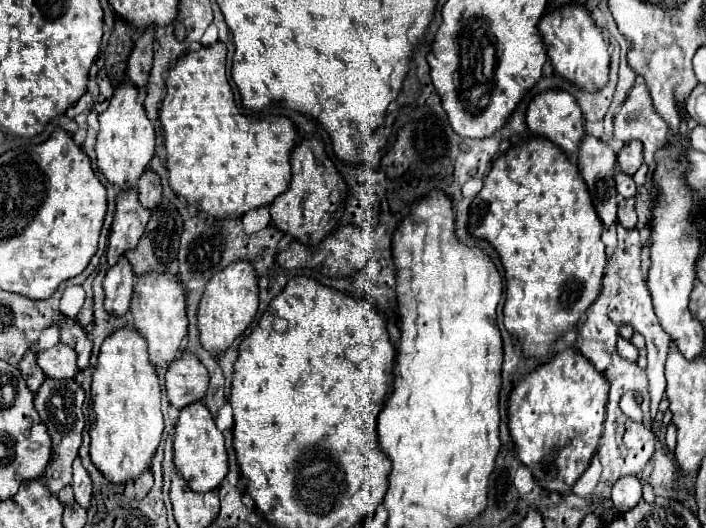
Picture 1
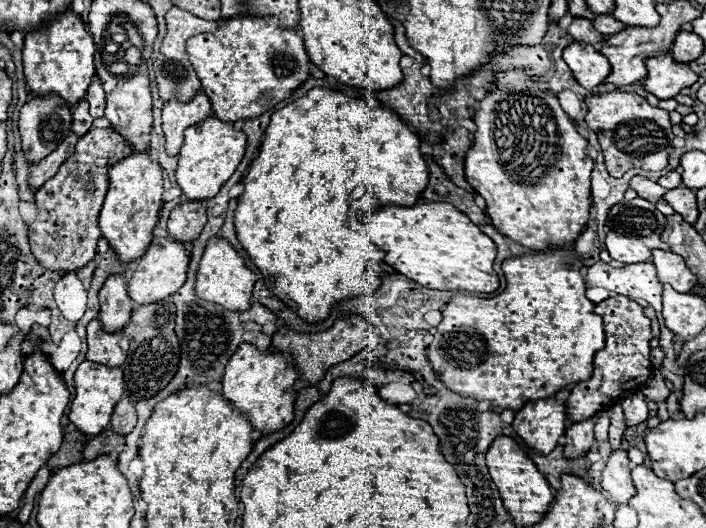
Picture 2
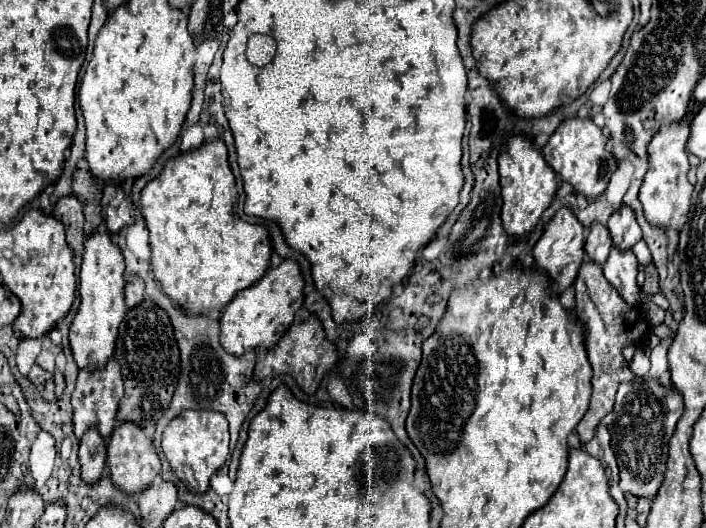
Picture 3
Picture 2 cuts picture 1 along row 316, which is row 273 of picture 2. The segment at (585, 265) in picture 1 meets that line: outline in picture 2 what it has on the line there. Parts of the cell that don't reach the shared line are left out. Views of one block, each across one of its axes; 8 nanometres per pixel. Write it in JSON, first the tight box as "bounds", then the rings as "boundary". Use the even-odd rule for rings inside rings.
{"bounds":[428,248,605,410],"boundary":[[[550,248],[546,252],[532,252],[526,256],[518,256],[518,258],[508,258],[502,264],[504,276],[506,276],[506,290],[494,298],[472,298],[472,296],[456,296],[452,298],[446,308],[442,308],[442,316],[444,320],[436,326],[436,334],[432,344],[428,346],[430,350],[430,364],[434,368],[434,372],[438,374],[438,378],[444,382],[444,386],[456,394],[468,396],[468,398],[480,398],[480,400],[488,400],[494,408],[510,408],[510,410],[520,410],[526,402],[530,400],[540,400],[540,398],[548,398],[554,396],[556,392],[560,392],[562,388],[566,388],[568,384],[574,382],[582,382],[586,378],[590,378],[592,372],[592,360],[596,350],[604,348],[605,333],[603,319],[594,314],[594,302],[590,302],[586,298],[586,284],[582,278],[582,258],[574,252],[574,248]]]}

